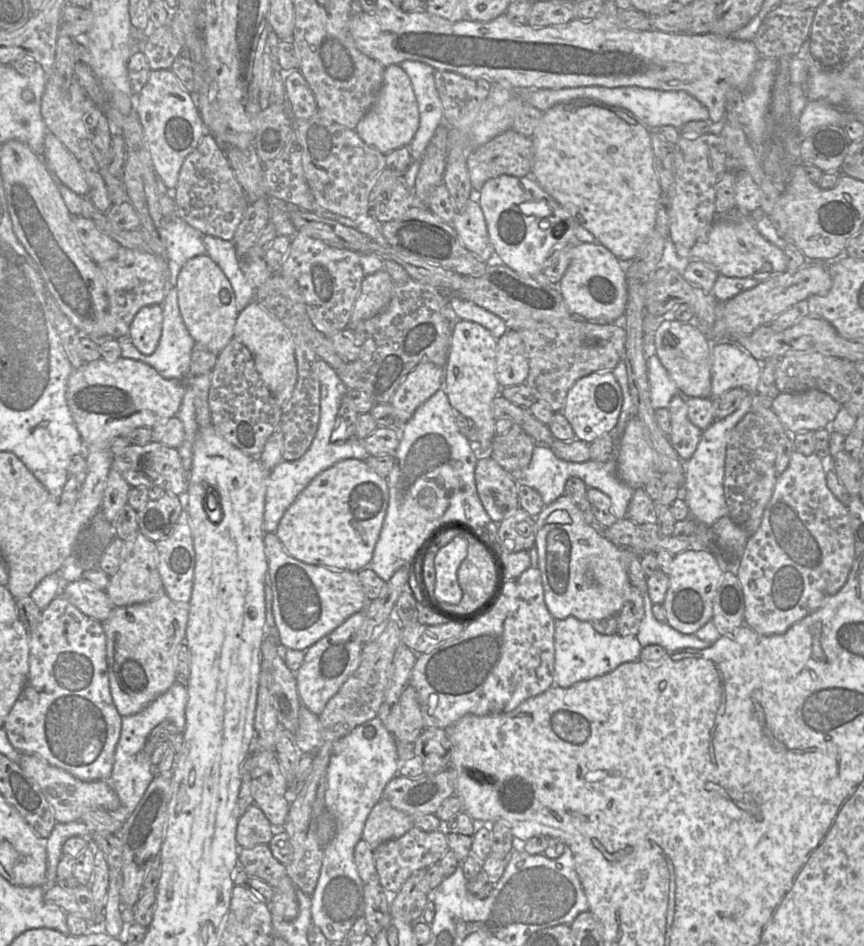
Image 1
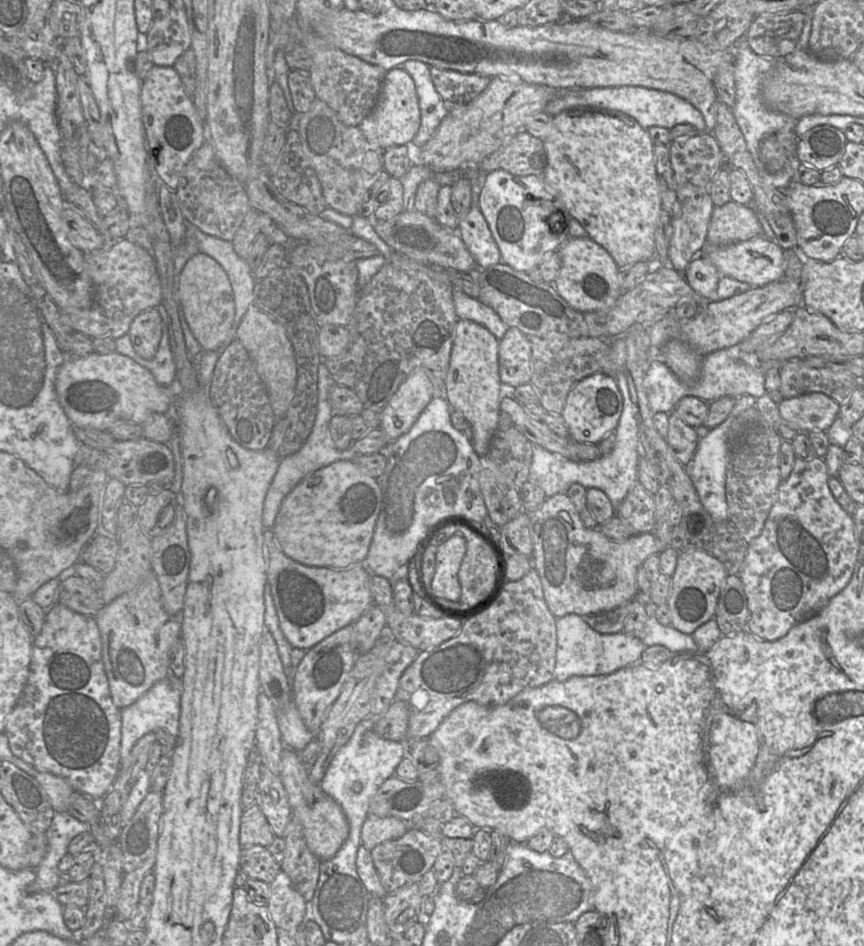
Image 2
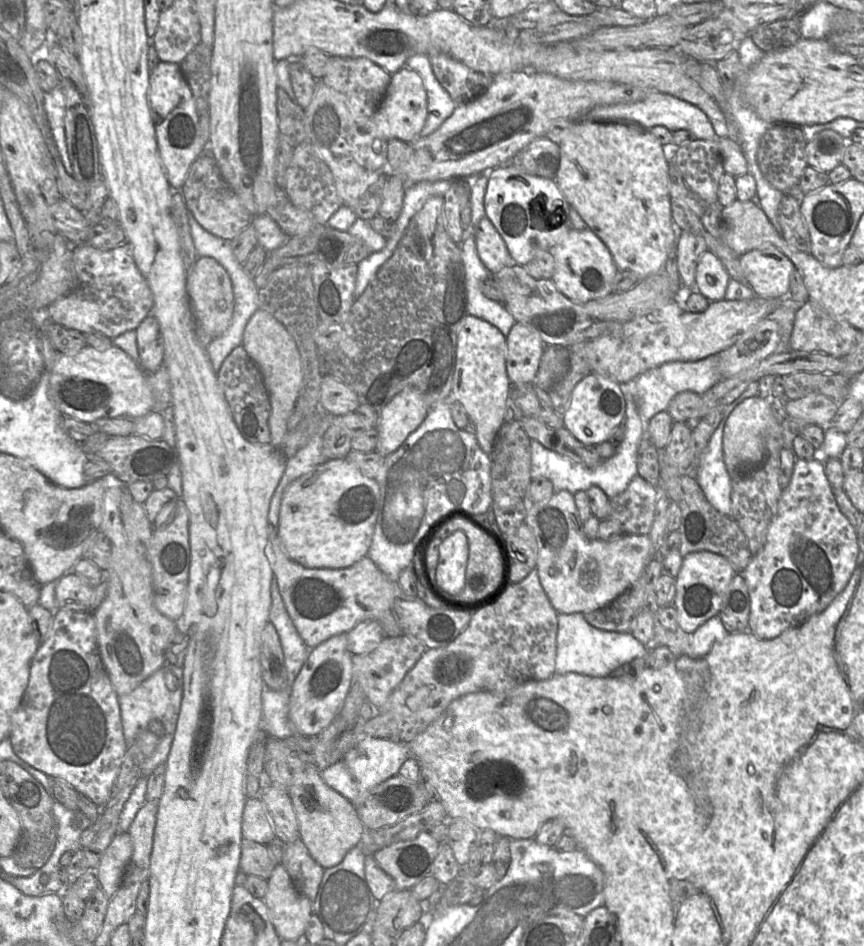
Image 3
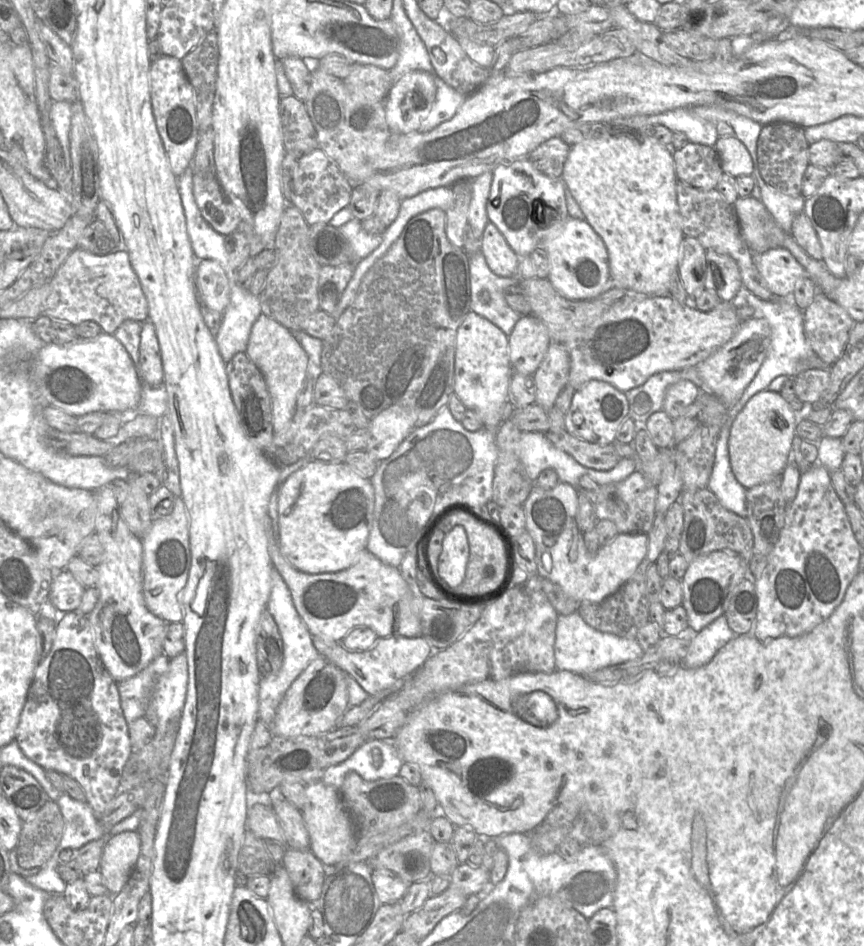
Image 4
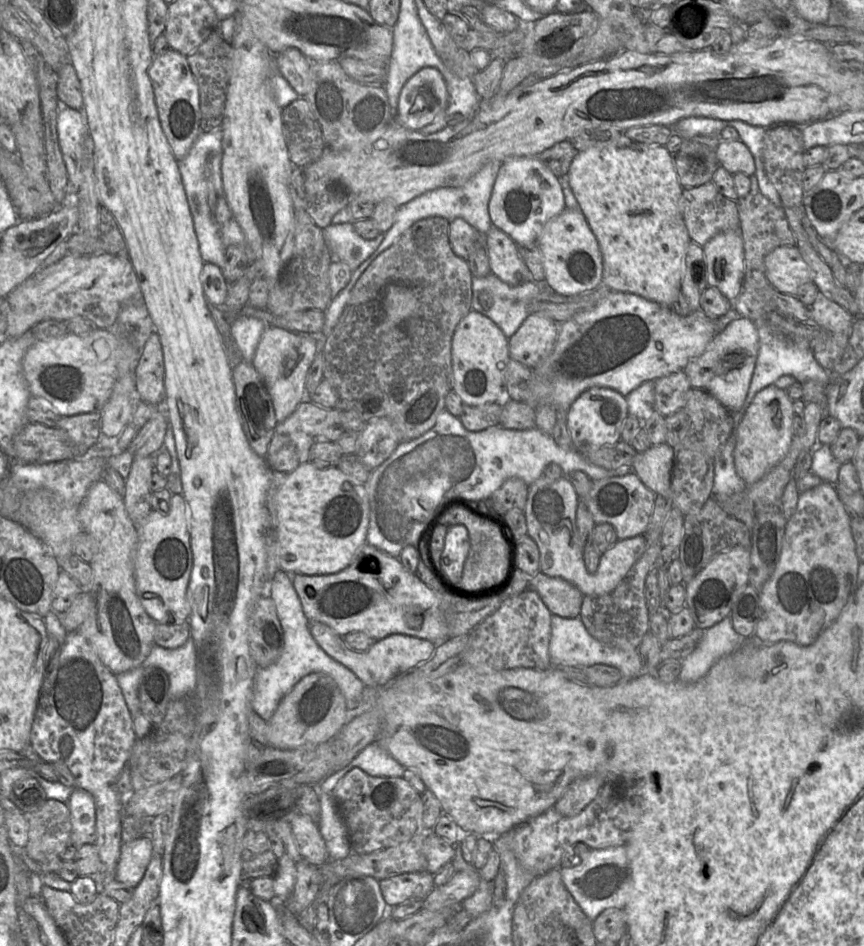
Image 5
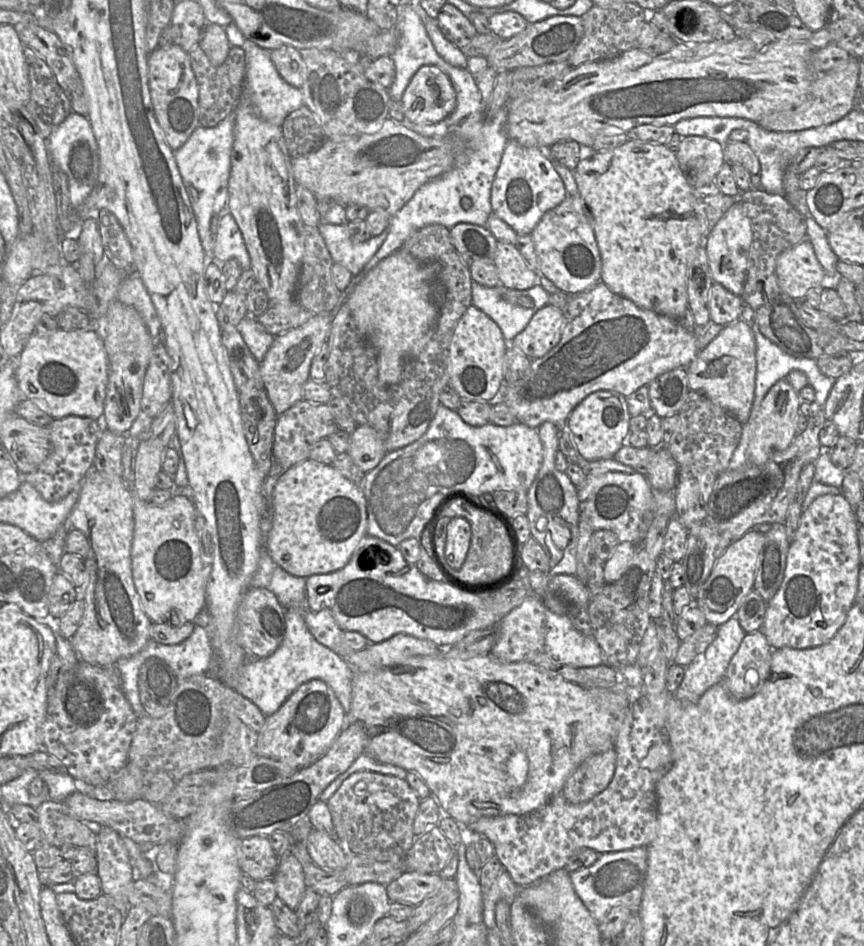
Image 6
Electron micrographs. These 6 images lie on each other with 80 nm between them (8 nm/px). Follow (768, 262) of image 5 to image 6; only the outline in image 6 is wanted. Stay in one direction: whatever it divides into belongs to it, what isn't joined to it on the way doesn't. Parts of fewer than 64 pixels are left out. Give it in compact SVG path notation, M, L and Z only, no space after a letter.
M807 238L777 257L776 275L780 287L793 299L802 299L808 290L826 285L825 271Z

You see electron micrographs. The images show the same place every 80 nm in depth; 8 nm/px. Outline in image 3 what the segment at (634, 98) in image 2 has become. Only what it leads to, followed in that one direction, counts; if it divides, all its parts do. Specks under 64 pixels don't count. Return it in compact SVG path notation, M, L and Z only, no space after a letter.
M651 92L644 99L636 102L599 105L584 116L587 115L591 120L634 122L647 130L654 126L663 126L671 132L683 129L690 133L692 139L716 140L712 124L703 111L688 102L660 92Z

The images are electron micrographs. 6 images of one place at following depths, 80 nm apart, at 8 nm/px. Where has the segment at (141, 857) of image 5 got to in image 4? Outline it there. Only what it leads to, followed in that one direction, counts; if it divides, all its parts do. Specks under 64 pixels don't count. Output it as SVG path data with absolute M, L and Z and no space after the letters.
M137 831L107 837L99 871L110 896L117 895L127 883L139 857L140 847Z

